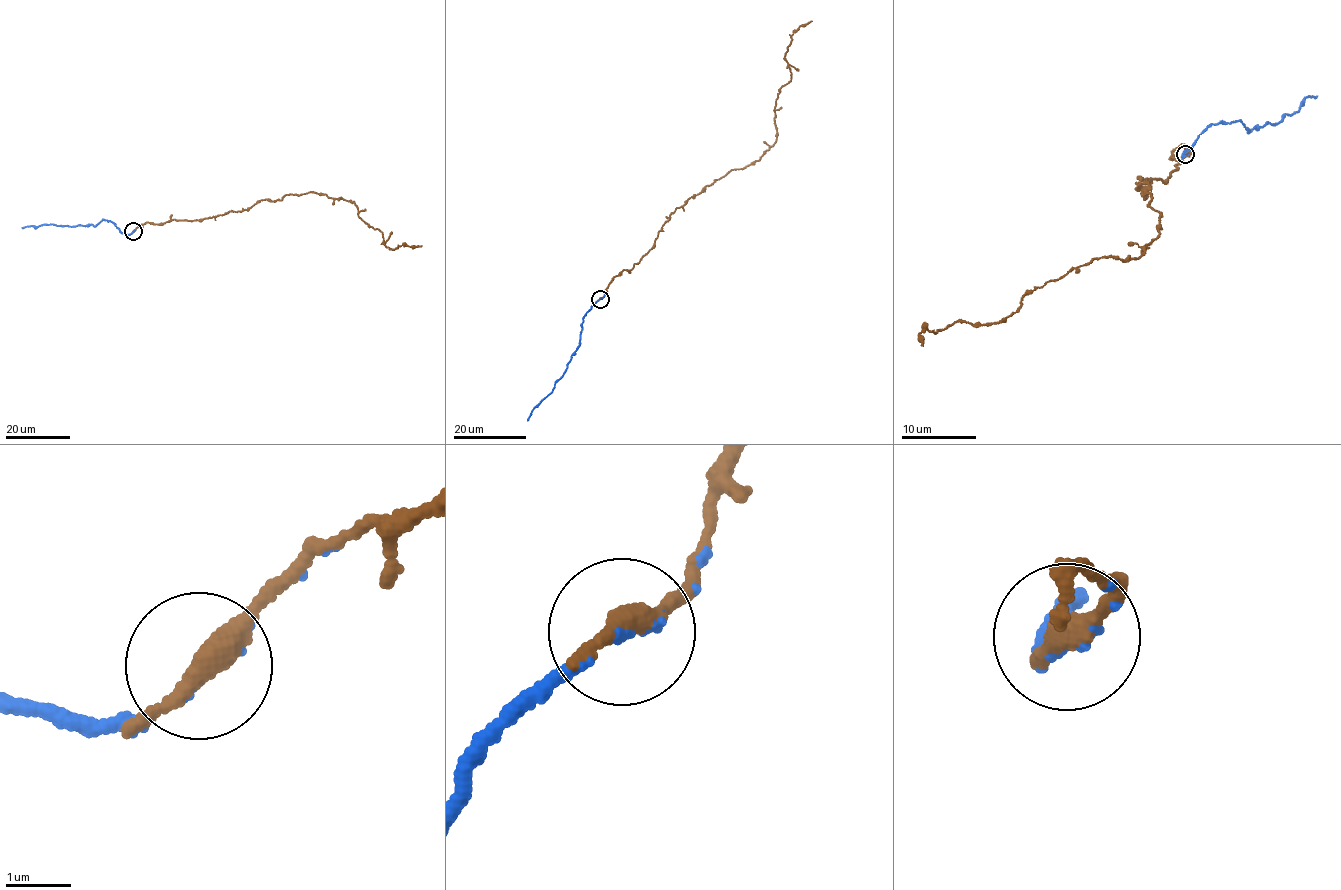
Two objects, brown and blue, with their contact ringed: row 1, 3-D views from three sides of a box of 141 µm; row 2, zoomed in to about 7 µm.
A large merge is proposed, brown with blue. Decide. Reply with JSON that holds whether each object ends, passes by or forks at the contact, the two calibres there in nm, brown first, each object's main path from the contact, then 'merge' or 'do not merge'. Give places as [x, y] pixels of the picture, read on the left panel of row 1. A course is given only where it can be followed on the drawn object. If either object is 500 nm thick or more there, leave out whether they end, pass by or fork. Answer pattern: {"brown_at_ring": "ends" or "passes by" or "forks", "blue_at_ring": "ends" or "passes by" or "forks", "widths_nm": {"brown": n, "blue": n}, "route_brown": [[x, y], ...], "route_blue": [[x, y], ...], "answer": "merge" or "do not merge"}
{"brown_at_ring": "passes by", "blue_at_ring": "passes by", "widths_nm": {"brown": 320, "blue": 50}, "route_brown": [[133, 231], [147, 222], [200, 221], [312, 192], [354, 202], [390, 249], [422, 246]], "route_blue": [[133, 231], [123, 233], [103, 219], [94, 226], [51, 224], [21, 228]], "answer": "merge"}

